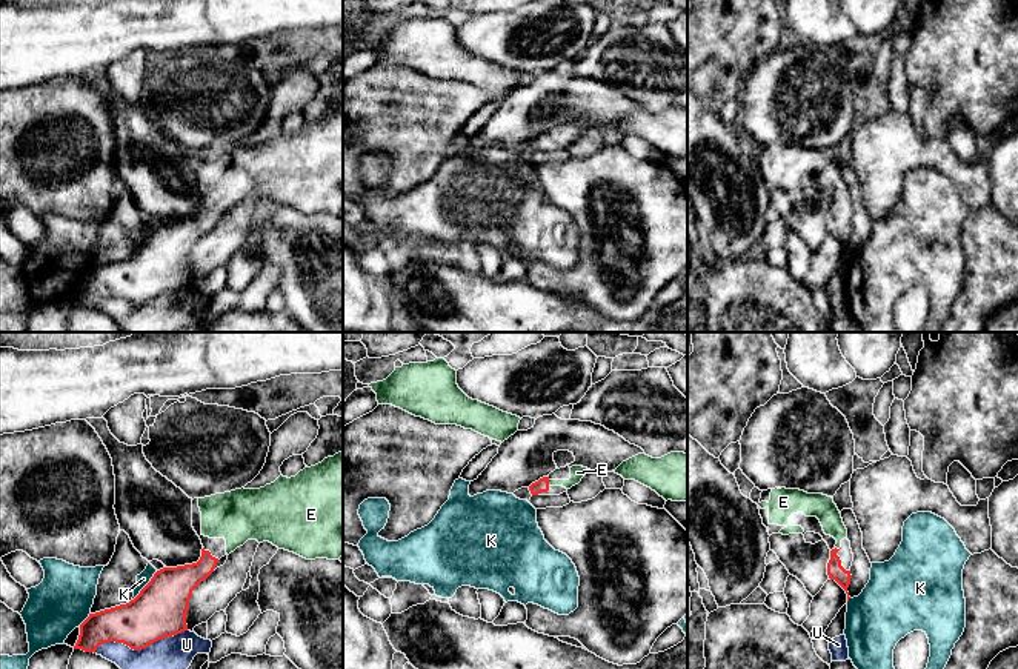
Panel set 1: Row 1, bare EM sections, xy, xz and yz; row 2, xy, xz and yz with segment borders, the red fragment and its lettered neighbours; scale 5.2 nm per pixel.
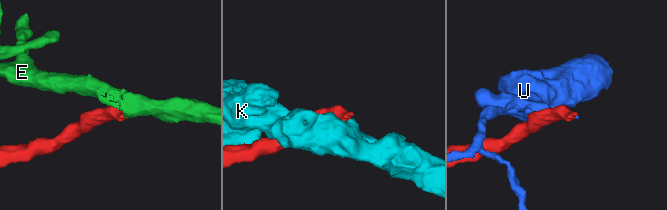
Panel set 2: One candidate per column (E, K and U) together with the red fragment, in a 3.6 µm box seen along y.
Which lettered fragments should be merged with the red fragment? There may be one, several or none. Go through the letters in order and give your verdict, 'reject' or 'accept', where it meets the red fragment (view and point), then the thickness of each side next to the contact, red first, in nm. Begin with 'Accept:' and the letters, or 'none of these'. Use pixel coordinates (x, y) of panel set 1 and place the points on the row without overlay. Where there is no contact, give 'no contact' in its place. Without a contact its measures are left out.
Accept: E
E: accept | xz (548, 139) | 70/80 nm
K: reject | xy (145, 242) | 280/70 nm
U: reject | xy (131, 303) | 280/280 nm

